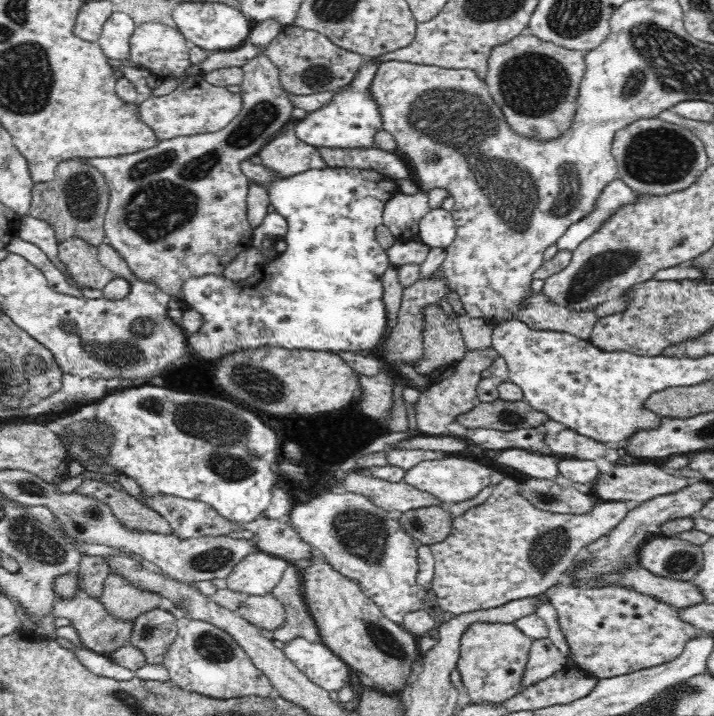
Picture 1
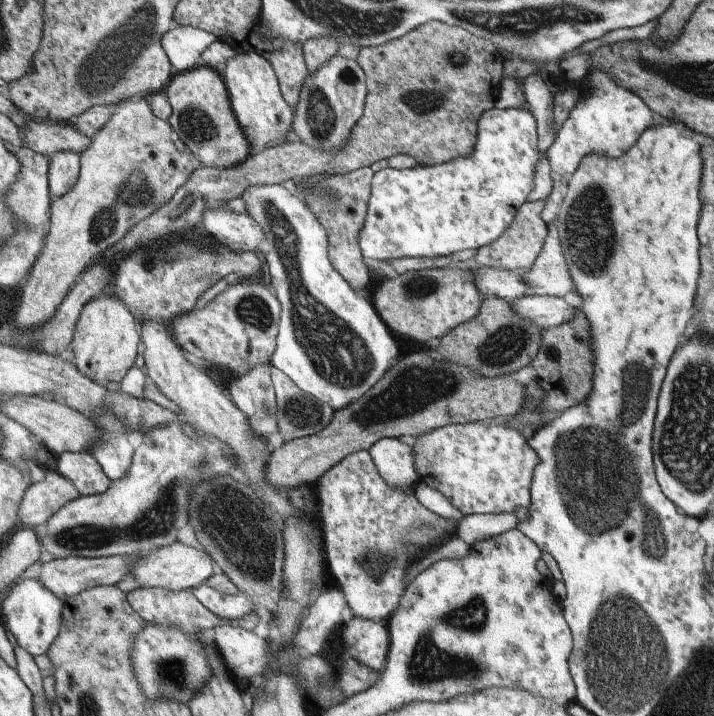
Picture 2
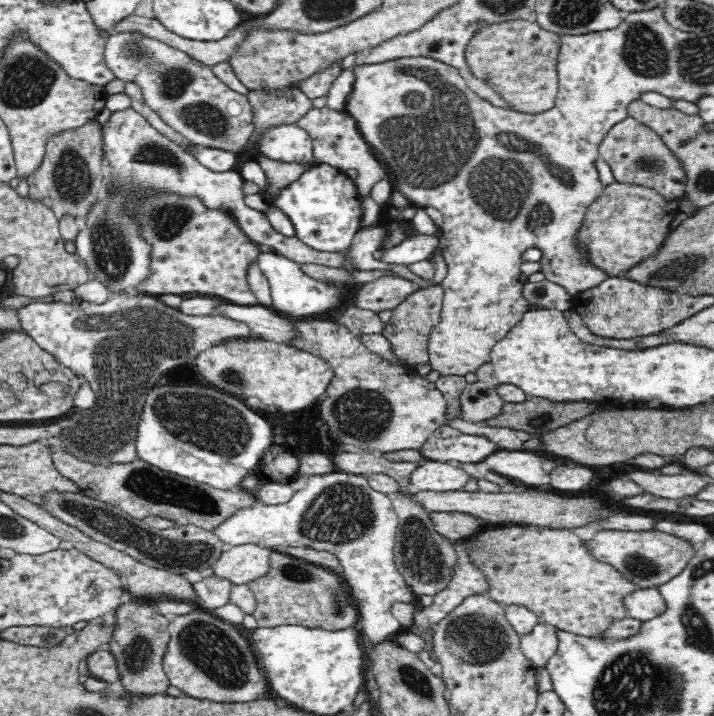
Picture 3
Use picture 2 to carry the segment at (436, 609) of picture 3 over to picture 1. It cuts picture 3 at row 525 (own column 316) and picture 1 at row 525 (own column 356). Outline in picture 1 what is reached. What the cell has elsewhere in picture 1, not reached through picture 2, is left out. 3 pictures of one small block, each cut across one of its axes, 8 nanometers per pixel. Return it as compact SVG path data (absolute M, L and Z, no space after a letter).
M506 477L500 484L493 487L494 493L485 504L468 510L466 514L453 518L452 529L450 535L442 542L431 545L431 551L434 554L435 574L431 580L430 588L434 590L437 602L444 612L452 612L453 615L474 612L475 610L493 609L513 600L538 596L542 592L547 592L550 587L561 583L565 574L572 568L579 558L585 553L585 548L596 540L606 536L609 531L616 529L622 520L629 514L630 510L635 506L629 502L604 502L598 504L595 508L586 514L552 514L537 510L530 502L521 498L516 488L516 481L510 477Z

